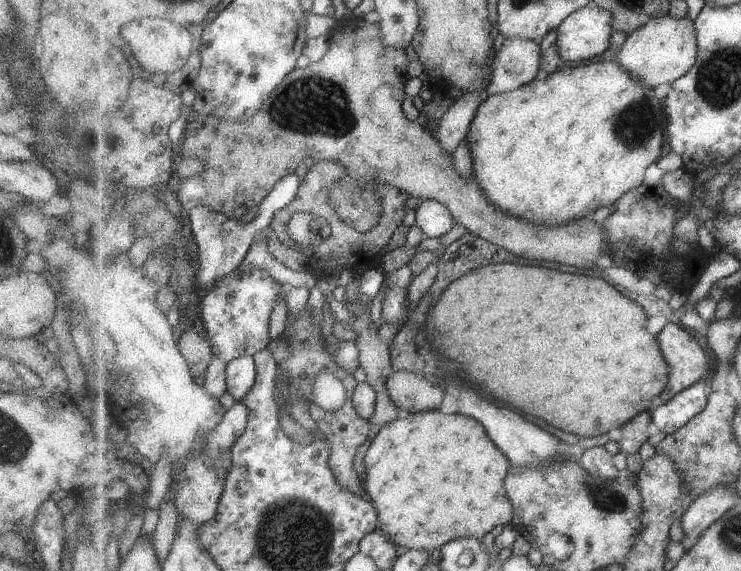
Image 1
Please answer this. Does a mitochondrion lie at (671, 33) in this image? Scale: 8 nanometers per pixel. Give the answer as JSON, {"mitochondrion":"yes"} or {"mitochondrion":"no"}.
{"mitochondrion":"no"}

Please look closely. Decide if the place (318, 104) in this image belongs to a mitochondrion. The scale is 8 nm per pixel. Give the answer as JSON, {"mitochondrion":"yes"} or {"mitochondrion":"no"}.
{"mitochondrion":"yes"}

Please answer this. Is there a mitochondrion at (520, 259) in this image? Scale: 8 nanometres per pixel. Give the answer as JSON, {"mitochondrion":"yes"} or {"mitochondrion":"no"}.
{"mitochondrion":"no"}

